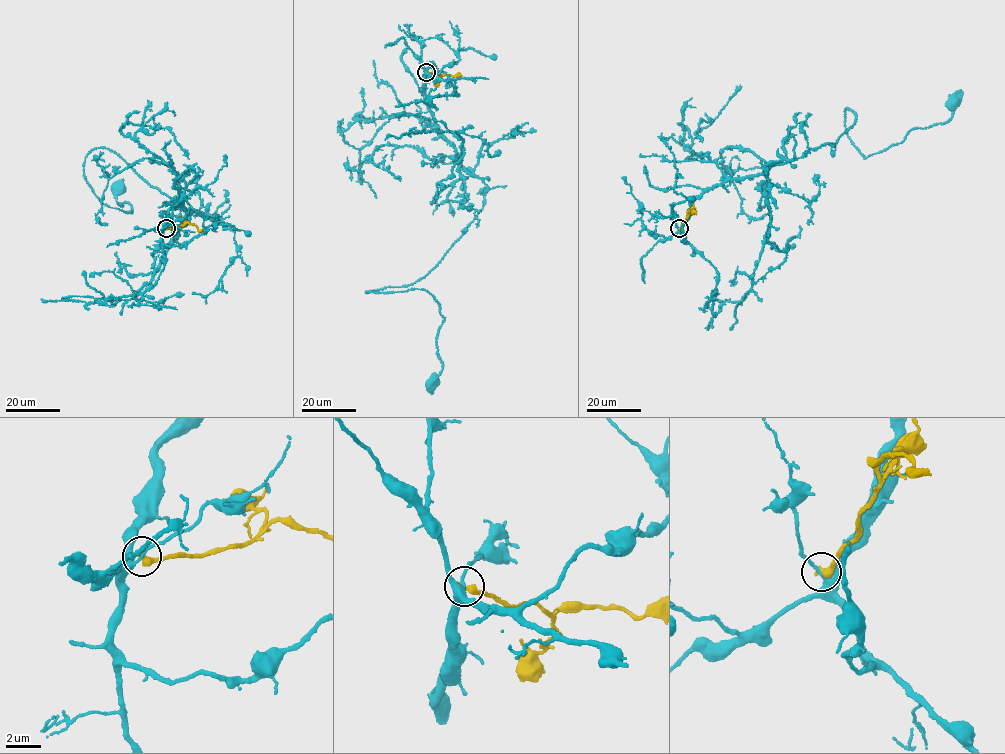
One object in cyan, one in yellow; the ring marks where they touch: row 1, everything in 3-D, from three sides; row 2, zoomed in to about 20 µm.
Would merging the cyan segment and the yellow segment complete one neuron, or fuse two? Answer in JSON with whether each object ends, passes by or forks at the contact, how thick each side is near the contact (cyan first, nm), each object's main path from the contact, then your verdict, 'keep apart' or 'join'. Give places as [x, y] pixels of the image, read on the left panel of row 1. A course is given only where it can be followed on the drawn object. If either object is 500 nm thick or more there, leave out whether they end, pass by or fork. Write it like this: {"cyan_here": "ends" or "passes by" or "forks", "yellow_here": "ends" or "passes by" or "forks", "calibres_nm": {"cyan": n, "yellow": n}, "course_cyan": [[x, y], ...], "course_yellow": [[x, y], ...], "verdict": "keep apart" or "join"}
{"cyan_here": "passes by", "yellow_here": "ends", "calibres_nm": {"cyan": 200, "yellow": 400}, "course_cyan": [[165, 227], [177, 204], [214, 220], [97, 147], [84, 177], [101, 202], [132, 212], [118, 187]], "course_yellow": [[165, 227], [175, 228], [187, 222], [204, 233]], "verdict": "keep apart"}

